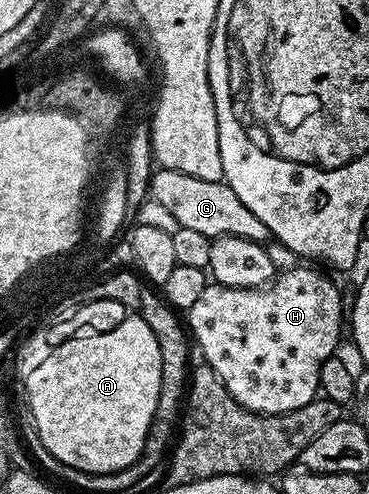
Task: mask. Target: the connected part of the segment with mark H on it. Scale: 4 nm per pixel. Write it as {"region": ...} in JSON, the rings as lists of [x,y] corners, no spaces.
{"region":[[[298,267],[295,269],[286,269],[284,271],[278,272],[274,280],[270,281],[268,285],[259,288],[259,289],[240,289],[239,287],[227,287],[226,285],[219,285],[216,283],[206,284],[205,290],[203,291],[203,295],[199,295],[199,300],[195,302],[189,310],[187,310],[187,329],[191,334],[192,340],[195,342],[196,348],[197,345],[201,348],[201,353],[203,356],[204,364],[209,365],[214,371],[215,375],[219,375],[219,379],[223,383],[223,387],[227,387],[227,391],[235,398],[235,400],[243,406],[244,409],[250,409],[252,413],[286,413],[287,411],[295,411],[299,407],[303,407],[307,403],[311,403],[313,398],[318,396],[320,387],[321,387],[321,368],[323,367],[323,363],[328,357],[334,356],[338,352],[337,344],[341,341],[341,293],[337,290],[337,285],[332,281],[329,277],[324,277],[323,274],[320,273],[322,270],[317,267],[309,267],[313,269],[304,269],[304,267]]]}

